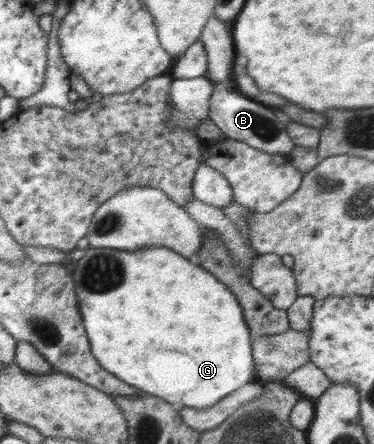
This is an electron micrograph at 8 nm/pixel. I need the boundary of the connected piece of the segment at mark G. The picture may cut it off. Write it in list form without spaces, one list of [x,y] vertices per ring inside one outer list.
[[[89,247],[85,255],[70,266],[74,280],[74,291],[79,302],[79,312],[86,335],[90,342],[90,351],[96,361],[121,381],[140,389],[143,393],[152,394],[177,407],[212,407],[230,395],[233,391],[254,382],[254,356],[252,356],[252,337],[248,322],[244,320],[244,308],[239,303],[239,293],[232,293],[231,288],[221,282],[215,275],[203,267],[190,262],[189,258],[166,247],[144,247],[136,251],[114,250],[113,248]]]

